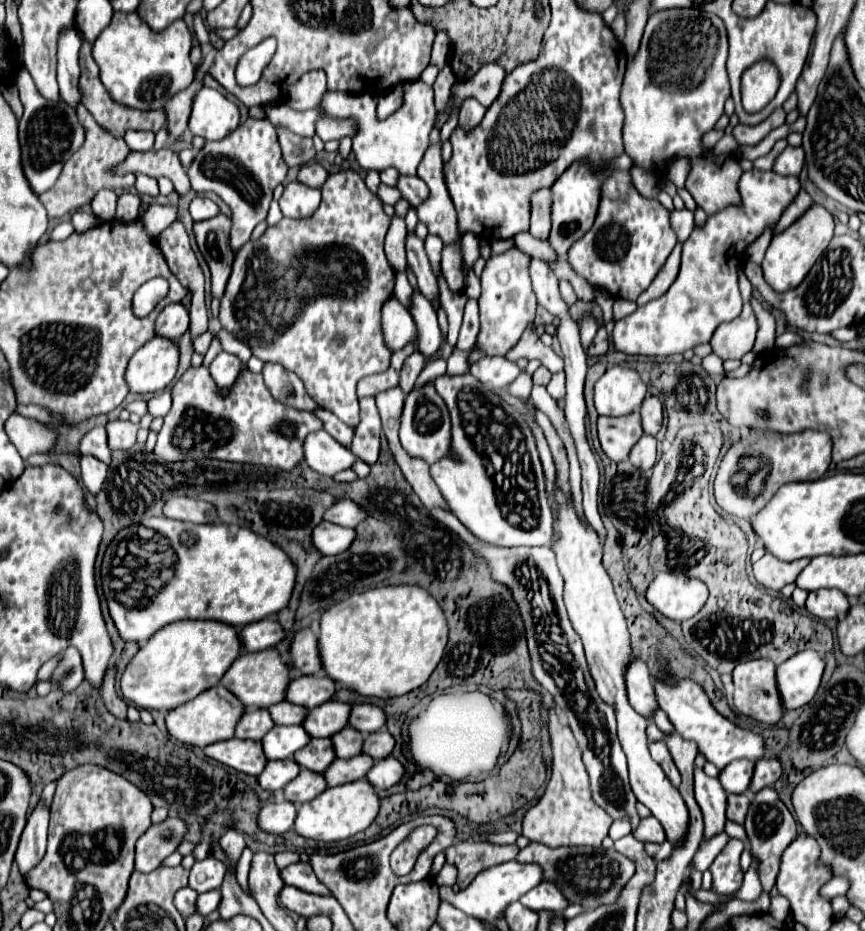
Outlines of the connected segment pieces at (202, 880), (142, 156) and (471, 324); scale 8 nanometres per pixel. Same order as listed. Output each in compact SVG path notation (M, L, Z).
M215 857L197 861L189 875L189 887L193 887L197 893L207 893L207 891L219 889L225 879L225 873L227 873L225 863Z
M163 147L159 151L145 151L145 153L137 153L131 151L117 167L113 167L109 171L111 175L125 175L125 173L143 173L149 177L167 177L171 179L175 191L179 195L186 195L191 189L189 177L183 169L183 165L179 163L177 153L173 153L169 147Z
M469 299L465 305L465 315L463 315L463 323L461 323L461 331L459 331L459 341L457 347L461 351L467 351L473 347L475 337L477 337L477 301Z

